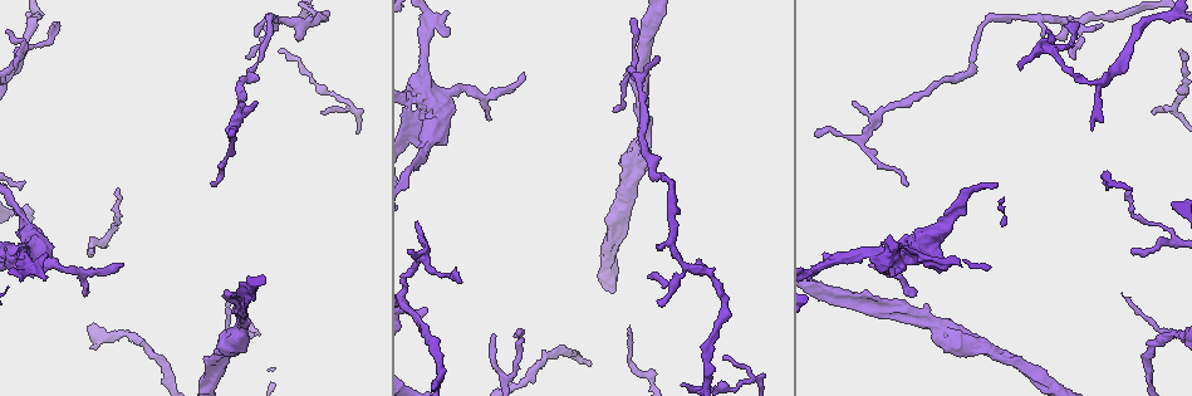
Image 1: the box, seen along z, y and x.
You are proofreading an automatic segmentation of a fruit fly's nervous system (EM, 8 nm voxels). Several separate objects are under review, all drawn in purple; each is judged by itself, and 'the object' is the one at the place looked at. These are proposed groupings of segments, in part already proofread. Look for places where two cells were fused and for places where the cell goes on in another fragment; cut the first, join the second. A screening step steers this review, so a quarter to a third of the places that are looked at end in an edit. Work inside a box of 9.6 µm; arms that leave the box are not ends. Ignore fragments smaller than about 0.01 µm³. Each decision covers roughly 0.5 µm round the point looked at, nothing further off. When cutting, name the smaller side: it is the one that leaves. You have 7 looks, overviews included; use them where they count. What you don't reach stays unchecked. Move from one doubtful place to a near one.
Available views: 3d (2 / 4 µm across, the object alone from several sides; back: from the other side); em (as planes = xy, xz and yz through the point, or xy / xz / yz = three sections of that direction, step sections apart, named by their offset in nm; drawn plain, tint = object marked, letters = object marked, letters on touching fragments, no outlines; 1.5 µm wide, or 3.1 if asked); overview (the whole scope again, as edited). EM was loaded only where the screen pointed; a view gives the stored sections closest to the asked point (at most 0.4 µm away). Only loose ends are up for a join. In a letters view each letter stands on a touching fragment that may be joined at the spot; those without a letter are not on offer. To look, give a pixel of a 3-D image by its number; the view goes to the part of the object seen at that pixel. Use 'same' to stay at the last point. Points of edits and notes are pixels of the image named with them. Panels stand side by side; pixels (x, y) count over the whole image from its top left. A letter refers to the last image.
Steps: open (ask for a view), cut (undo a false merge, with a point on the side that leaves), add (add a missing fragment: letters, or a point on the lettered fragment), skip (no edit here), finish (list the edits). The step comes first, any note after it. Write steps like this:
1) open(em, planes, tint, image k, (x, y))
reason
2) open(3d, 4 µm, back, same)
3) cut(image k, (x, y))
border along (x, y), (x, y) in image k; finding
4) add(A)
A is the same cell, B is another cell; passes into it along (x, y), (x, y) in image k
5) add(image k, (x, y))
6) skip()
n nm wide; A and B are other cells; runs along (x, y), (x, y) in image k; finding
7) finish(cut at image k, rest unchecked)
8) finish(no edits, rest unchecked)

open(em, planes, letters, image 1, (629, 326))
thin end

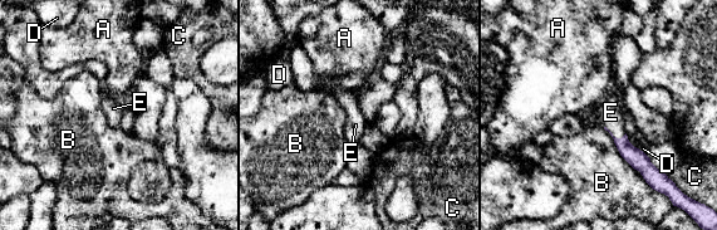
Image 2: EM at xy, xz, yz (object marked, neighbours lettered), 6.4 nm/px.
add(image 2, (610, 112))
E is the same cell, A, B, C and D are other cells; passes into it along (638, 160), (615, 137), (610, 112) in image 2; it goes on there

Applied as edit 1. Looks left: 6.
open(em, planes, plain, image 1, (1126, 193))

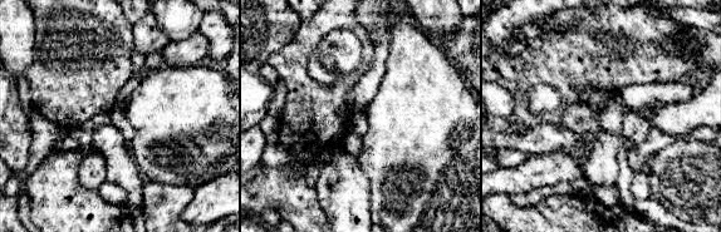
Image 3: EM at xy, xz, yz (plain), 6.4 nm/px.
open(em, planes, letters, same)

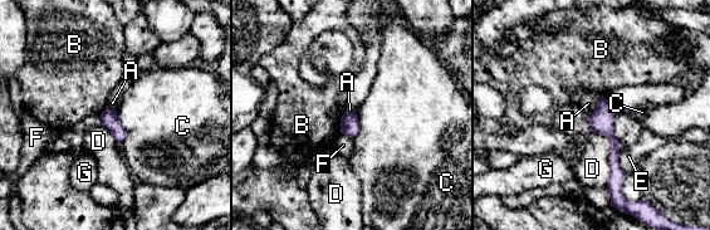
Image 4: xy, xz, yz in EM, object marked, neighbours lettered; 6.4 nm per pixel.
skip()
100 nm wide; A, B, C, D, E, F and G are other cells; none of them fits

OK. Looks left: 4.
open(em, xy, step 8, tint, image 1, (1020, 67))
branch stops here

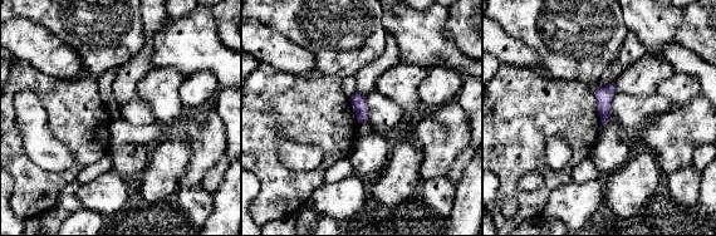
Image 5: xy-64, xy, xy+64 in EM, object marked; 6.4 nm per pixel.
open(em, planes, letters, same)
cut it another way

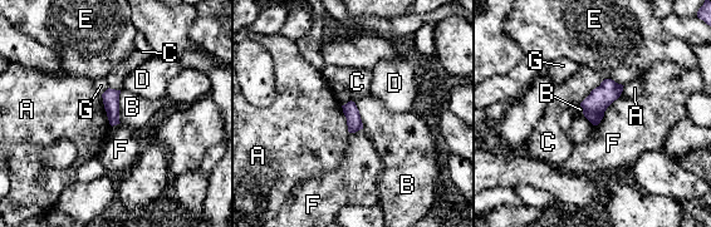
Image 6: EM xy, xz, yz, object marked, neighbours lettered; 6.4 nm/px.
skip()
A, B, C, D, E, F and G are other cells; border along (101, 94), (107, 119), (112, 126) in image 6; none of them fits

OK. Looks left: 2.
finish(add at image 2, rest unchecked)

